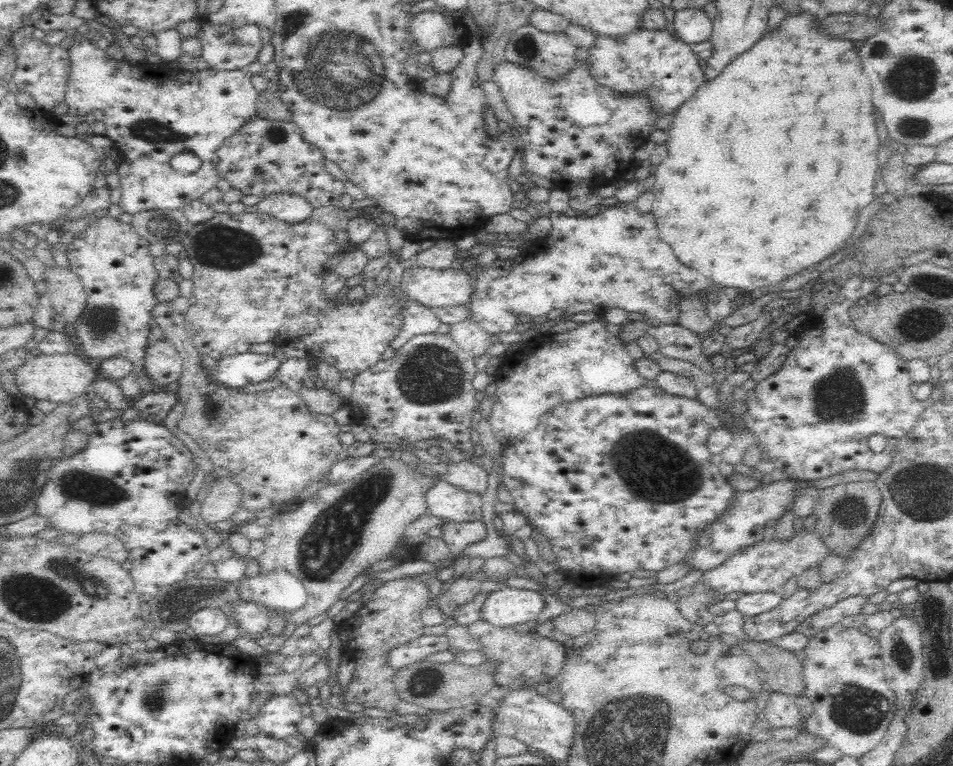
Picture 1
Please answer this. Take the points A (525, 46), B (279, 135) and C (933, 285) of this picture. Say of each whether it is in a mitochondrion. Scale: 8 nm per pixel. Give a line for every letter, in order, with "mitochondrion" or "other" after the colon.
A: mitochondrion
B: mitochondrion
C: mitochondrion

